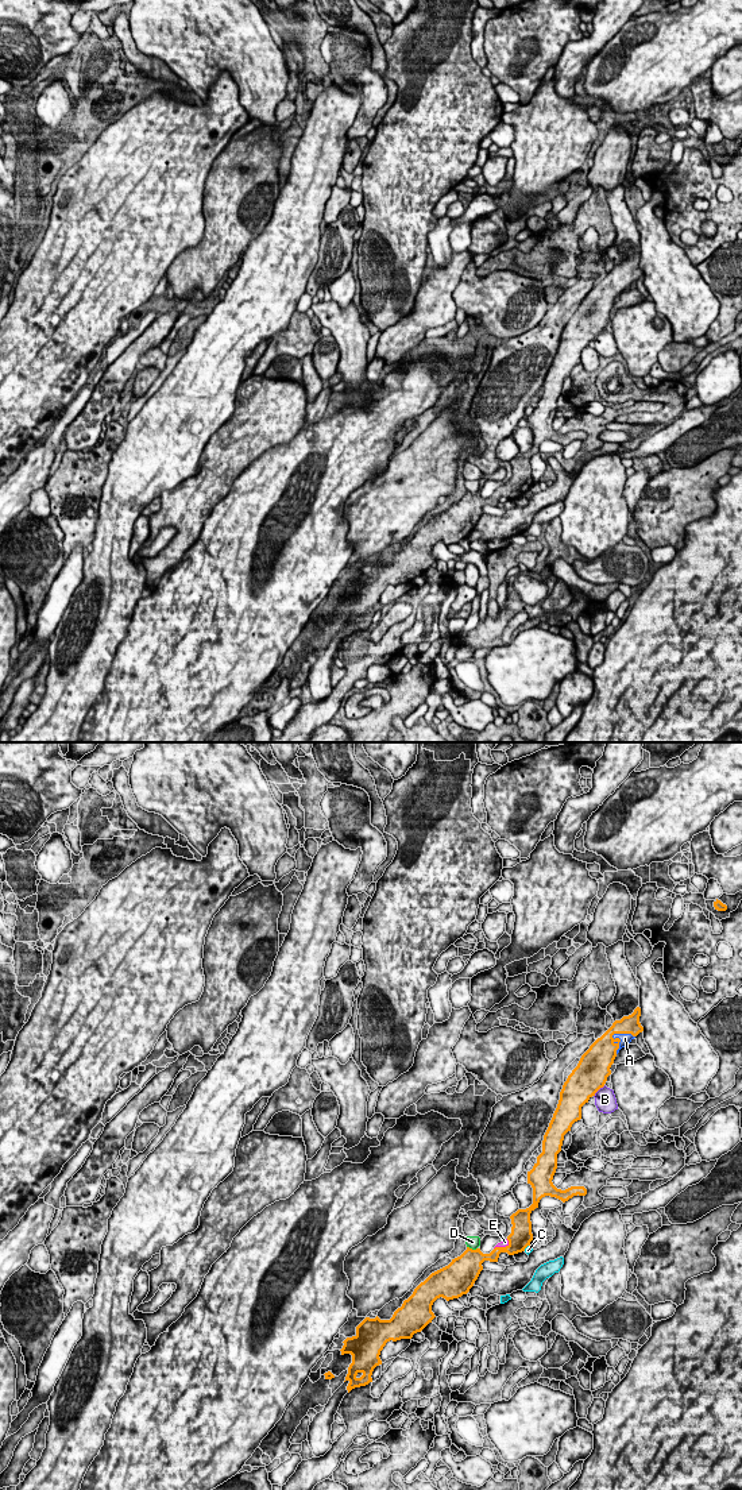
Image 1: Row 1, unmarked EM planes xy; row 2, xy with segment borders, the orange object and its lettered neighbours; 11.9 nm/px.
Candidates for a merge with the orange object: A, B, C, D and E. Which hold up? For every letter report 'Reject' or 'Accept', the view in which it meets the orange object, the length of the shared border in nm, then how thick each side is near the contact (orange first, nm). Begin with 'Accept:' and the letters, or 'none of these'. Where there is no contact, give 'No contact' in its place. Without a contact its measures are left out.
Accept: A, E
A: Accept. Touches orange in xy. Shared border 320 nm. Thickness 320 nm (orange) against 130 nm
B: Reject. Touches orange in xy. Shared border 200 nm. Thickness 400 nm (orange) against 260 nm
C: Reject. Touches orange in xy. Shared border 110 nm. Thickness 260 nm (orange) against 90 nm
D: Reject. Touches orange in xy. Shared border 130 nm. Thickness 340 nm (orange) against 160 nm
E: Accept. Touches orange in xy. Shared border 220 nm. Thickness 260 nm (orange) against 70 nm

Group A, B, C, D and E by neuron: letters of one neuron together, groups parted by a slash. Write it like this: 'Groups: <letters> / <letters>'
Groups: A E / B / C / D

